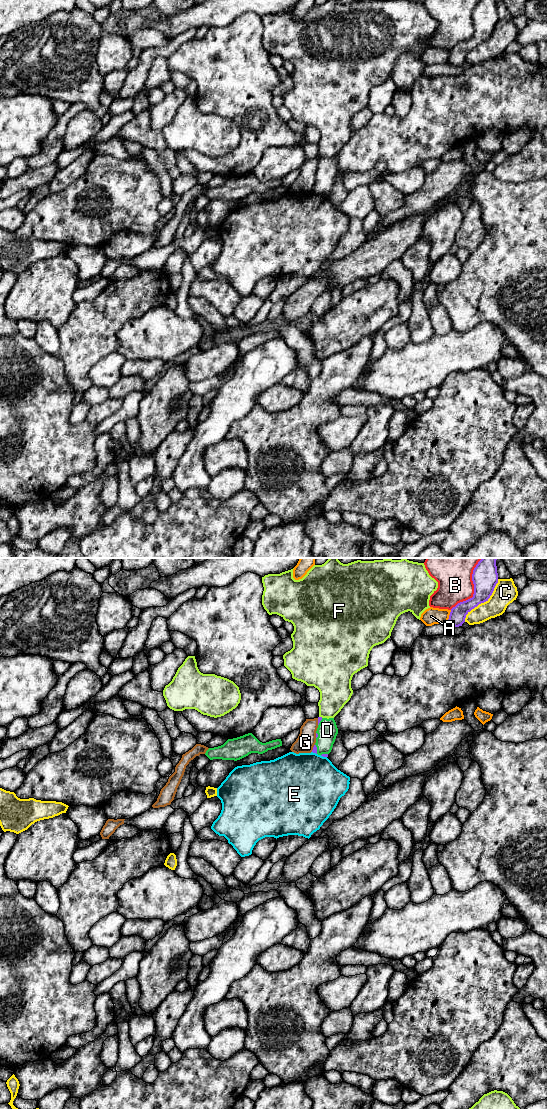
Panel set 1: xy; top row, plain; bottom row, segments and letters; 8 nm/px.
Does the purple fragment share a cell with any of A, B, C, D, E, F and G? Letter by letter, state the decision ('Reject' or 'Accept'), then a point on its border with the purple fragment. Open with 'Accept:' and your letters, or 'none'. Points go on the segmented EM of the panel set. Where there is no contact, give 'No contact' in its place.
Accept: D
A: Reject. Touches purple at xy (449, 616)
B: Reject. Touches purple at xy (474, 588)
C: Reject. Touches purple at xy (483, 602)
D: Accept. Touches purple at xy (316, 749)
E: Reject. Touches purple at xy (323, 756)
F: Reject. Touches purple at xy (321, 717)
G: Reject. Touches purple at xy (313, 748)

